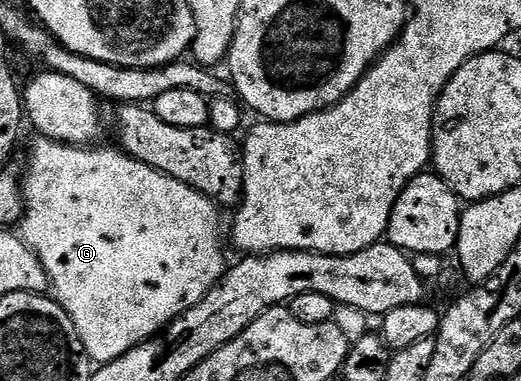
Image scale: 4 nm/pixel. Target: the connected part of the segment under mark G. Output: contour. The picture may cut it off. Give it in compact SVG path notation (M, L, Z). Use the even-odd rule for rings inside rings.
M43 138L37 141L32 148L32 153L28 156L28 173L24 176L25 212L20 220L18 235L29 252L40 260L50 285L51 295L60 305L70 328L72 323L71 331L74 336L76 331L85 354L92 360L100 360L96 362L116 360L130 349L143 344L145 340L151 340L157 332L171 324L185 308L193 308L224 275L226 263L224 264L224 256L220 253L220 236L216 233L216 212L212 209L213 201L198 190L178 182L172 176L167 176L165 172L154 170L141 160L125 156L119 150L111 152L108 148L96 148L100 146L61 144L59 140Z

